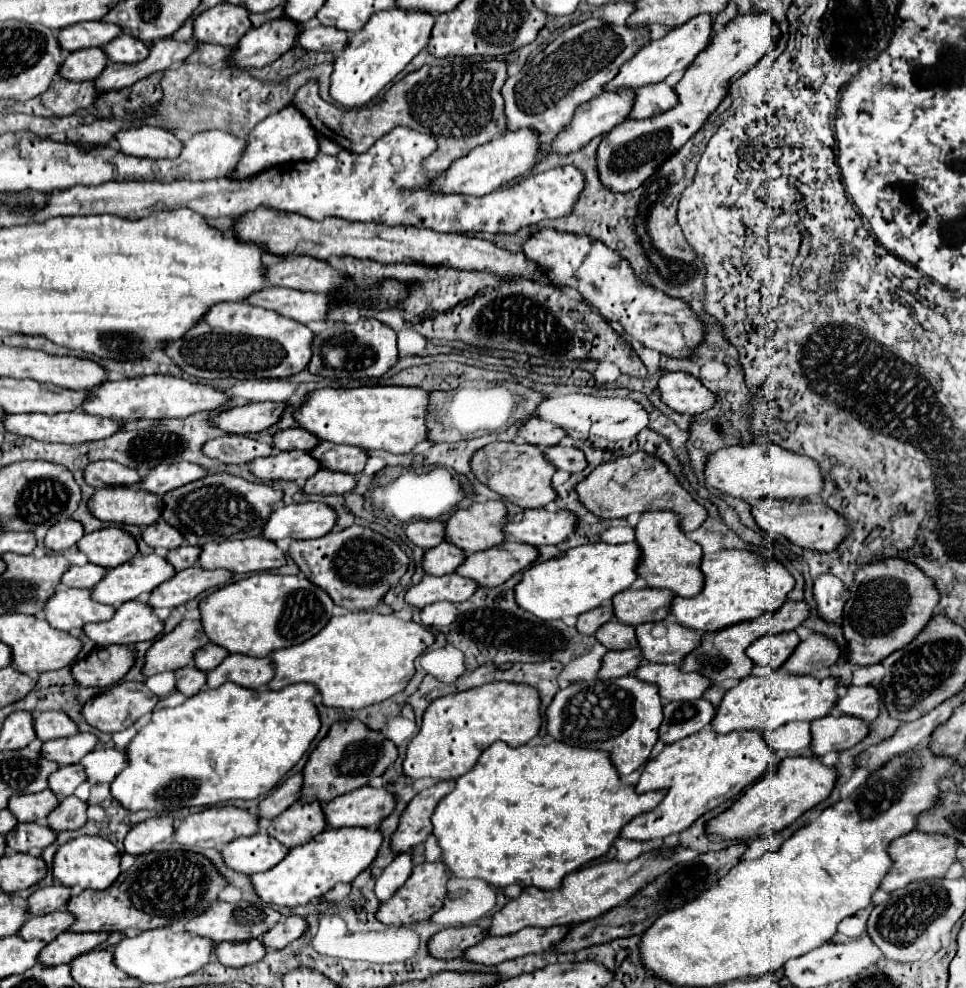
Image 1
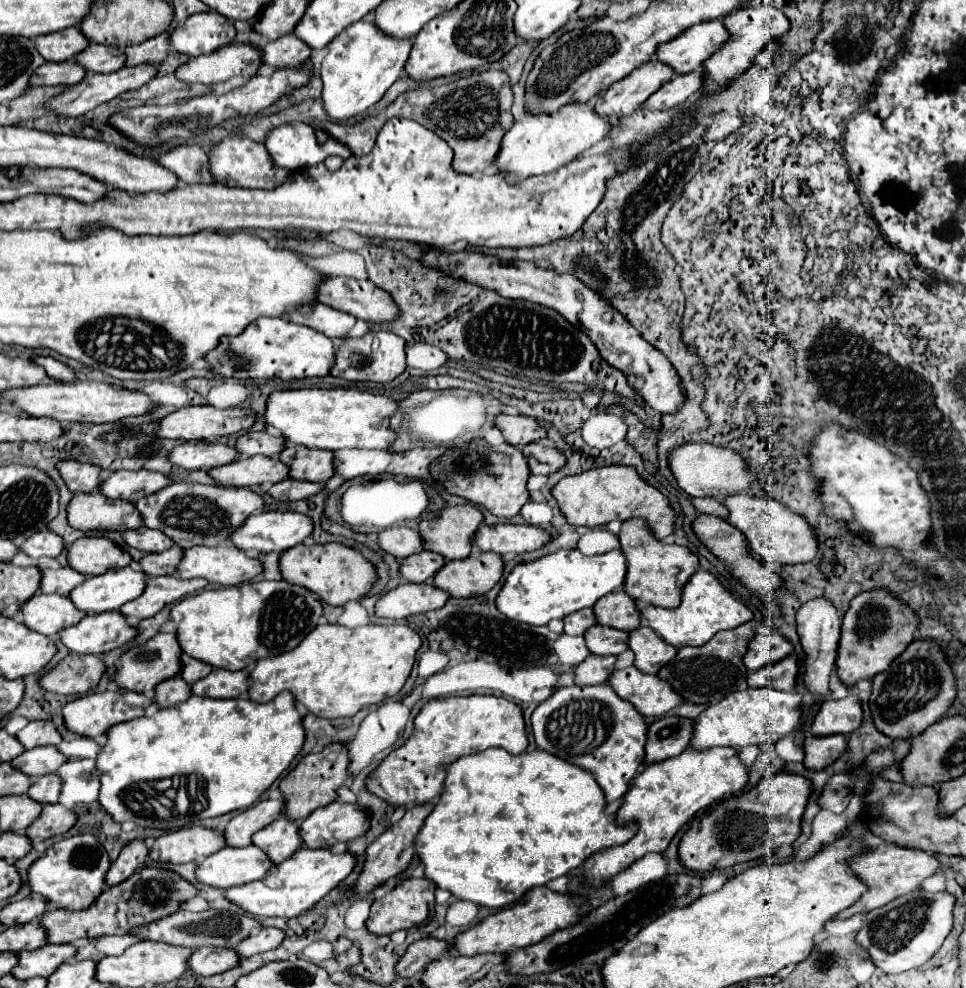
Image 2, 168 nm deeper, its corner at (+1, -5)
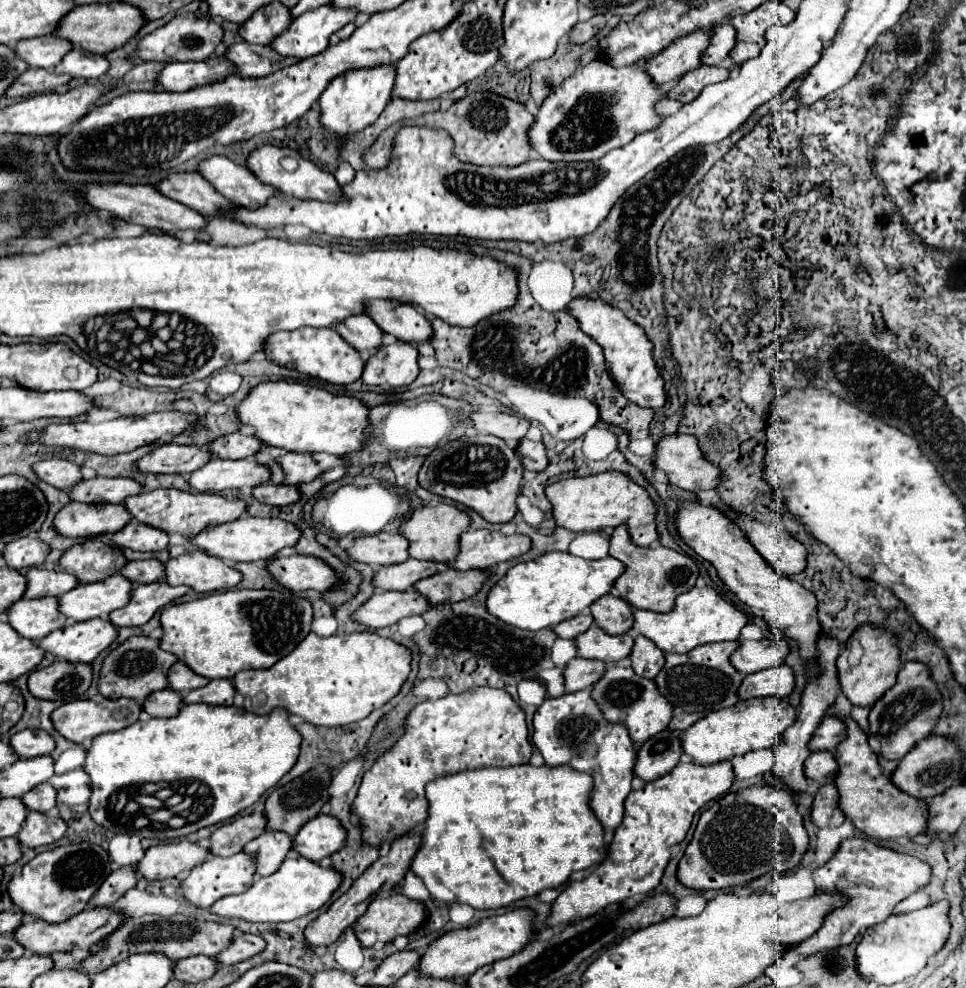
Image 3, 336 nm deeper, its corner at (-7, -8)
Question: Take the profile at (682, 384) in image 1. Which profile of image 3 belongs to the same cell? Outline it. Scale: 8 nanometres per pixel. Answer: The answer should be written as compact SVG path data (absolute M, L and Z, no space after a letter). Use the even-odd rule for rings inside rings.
M590 297L572 299L566 307L566 313L572 315L580 323L580 329L604 349L606 367L612 371L612 377L626 399L640 407L652 409L666 405L664 379L660 377L660 369L656 369L656 361L652 361L652 341L644 337L644 329L640 329L640 325L628 321L620 309L612 309L610 305L604 305L604 301L592 301Z

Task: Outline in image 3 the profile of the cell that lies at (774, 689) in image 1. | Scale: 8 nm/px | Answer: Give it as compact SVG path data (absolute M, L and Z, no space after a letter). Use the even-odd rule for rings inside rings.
M758 697L758 699L740 699L736 705L712 711L710 715L696 721L688 727L682 737L682 749L698 765L712 765L724 759L732 759L736 755L744 755L754 749L776 747L784 731L796 721L796 709L790 705L788 699L778 697Z

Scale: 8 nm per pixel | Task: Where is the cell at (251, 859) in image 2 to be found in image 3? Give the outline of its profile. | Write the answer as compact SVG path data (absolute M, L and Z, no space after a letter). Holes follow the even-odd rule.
M240 851L226 859L224 857L208 857L202 865L192 869L192 873L182 881L180 889L182 889L182 895L196 907L210 907L220 897L244 893L252 885L254 875L256 875L256 857L252 857L250 853Z

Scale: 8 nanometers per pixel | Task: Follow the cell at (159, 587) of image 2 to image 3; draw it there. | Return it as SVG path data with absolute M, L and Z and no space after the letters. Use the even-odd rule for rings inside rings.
M156 581L156 583L148 583L148 585L136 585L132 591L132 601L110 613L110 621L116 627L122 625L144 625L148 623L162 607L170 605L172 601L180 599L182 595L186 595L190 589L188 587L172 587L166 581Z

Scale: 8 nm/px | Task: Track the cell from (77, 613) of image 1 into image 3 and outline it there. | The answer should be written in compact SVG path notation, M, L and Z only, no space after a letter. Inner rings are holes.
M54 597L44 599L22 599L8 609L10 625L22 635L32 641L44 639L52 629L66 627L66 617L60 617L60 609L56 609Z

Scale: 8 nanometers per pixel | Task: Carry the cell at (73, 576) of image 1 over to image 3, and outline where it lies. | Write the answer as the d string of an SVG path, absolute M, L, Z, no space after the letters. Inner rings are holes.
M32 567L26 573L28 589L24 593L26 599L40 599L40 597L62 597L68 589L74 589L78 583L76 577L64 571L44 569L44 567Z

